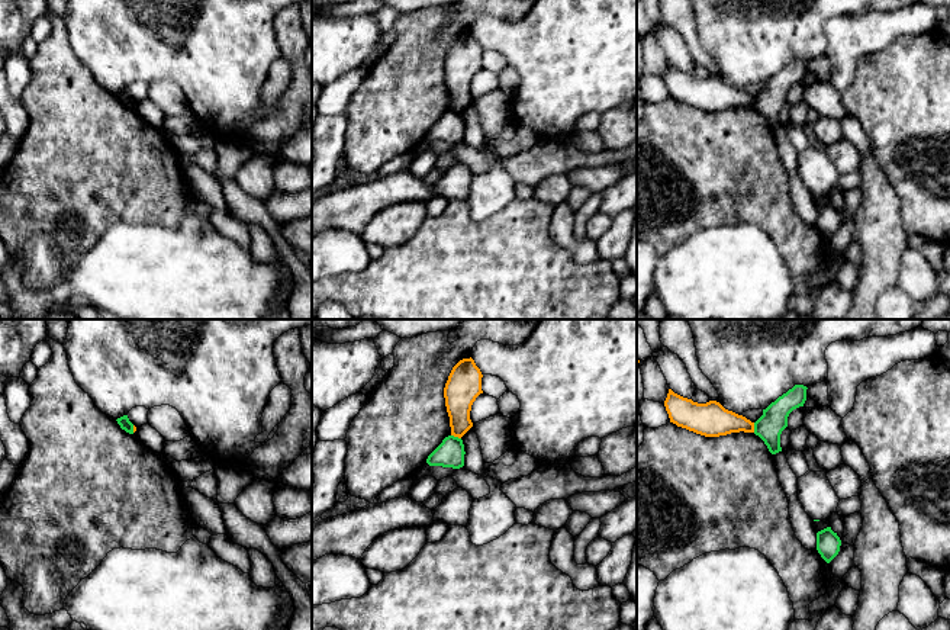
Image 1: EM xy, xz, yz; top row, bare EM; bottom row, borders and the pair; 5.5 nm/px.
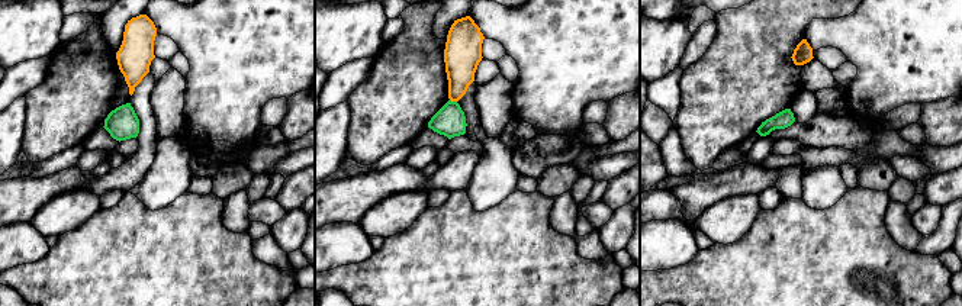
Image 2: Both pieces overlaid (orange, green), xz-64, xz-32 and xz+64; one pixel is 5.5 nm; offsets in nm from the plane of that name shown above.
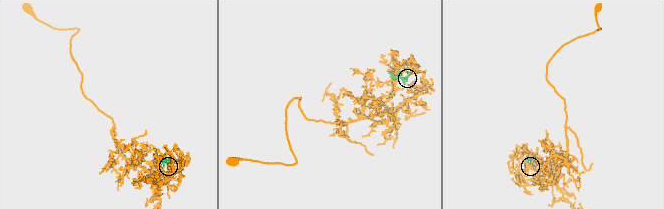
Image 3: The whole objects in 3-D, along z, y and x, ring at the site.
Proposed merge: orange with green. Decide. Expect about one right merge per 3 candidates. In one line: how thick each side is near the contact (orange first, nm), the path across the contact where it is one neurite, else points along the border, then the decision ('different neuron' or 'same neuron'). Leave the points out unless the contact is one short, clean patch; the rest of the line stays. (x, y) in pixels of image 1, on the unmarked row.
180/160 nm | along xz (451, 109), (460, 113) | different neuron

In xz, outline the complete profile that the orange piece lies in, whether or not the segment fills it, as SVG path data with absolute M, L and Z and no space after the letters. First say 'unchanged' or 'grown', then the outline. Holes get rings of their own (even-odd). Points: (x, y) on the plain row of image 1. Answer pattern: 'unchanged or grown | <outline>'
unchanged | M463 33L451 45L444 62L451 110L461 113L471 102L471 80L482 65L482 46L474 35Z

